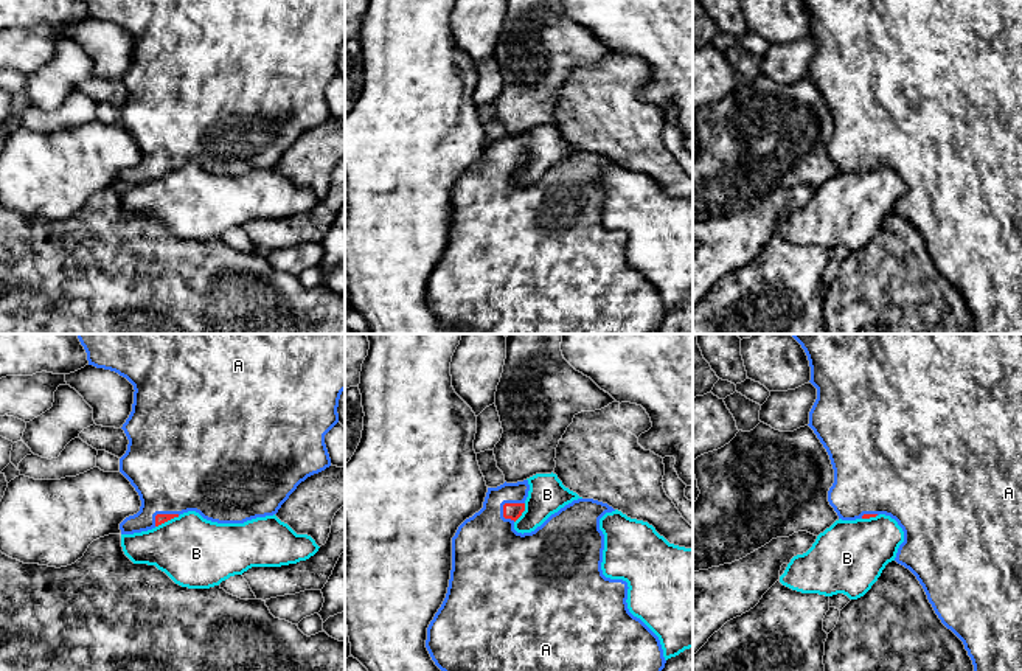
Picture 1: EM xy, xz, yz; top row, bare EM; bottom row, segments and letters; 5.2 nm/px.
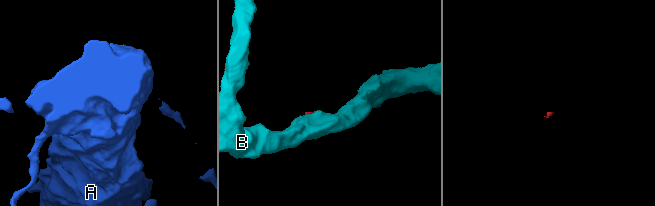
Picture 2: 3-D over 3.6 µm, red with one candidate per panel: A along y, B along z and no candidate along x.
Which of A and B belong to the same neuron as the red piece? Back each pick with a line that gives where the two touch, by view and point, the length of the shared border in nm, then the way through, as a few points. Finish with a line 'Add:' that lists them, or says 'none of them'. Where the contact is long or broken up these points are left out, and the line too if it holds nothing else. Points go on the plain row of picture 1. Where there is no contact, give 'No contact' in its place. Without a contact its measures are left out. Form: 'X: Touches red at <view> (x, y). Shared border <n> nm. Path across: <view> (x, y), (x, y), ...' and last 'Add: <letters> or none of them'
A: Touches red at xz (508, 156). Shared border 140 nm. Path across: xz (513, 163), (508, 156), (486, 198)
Add: A

